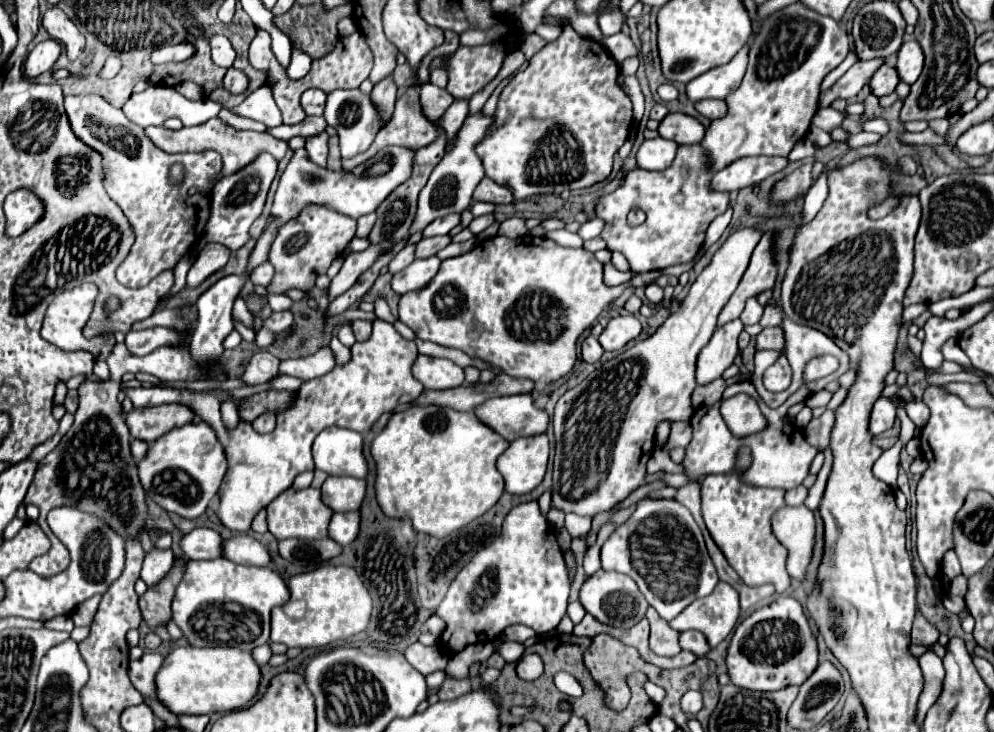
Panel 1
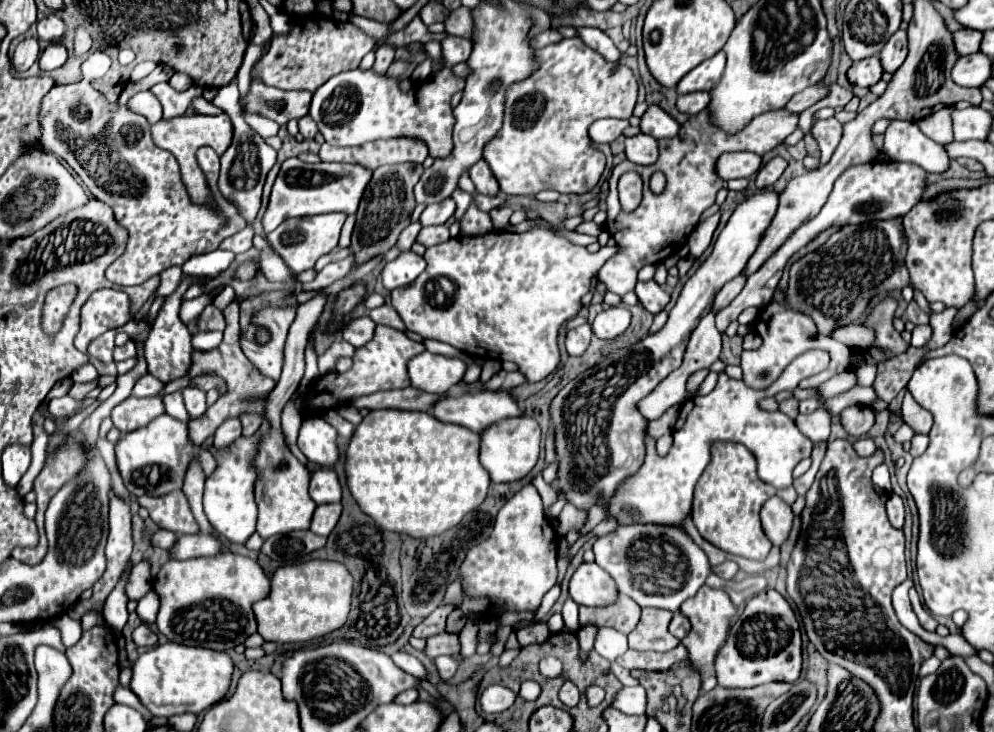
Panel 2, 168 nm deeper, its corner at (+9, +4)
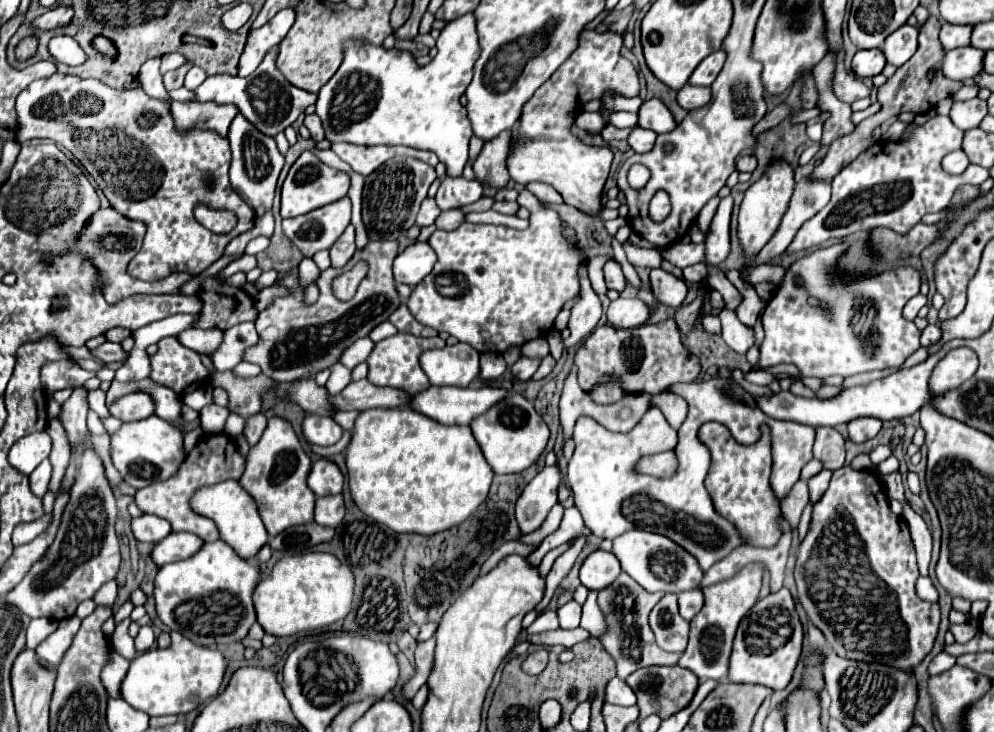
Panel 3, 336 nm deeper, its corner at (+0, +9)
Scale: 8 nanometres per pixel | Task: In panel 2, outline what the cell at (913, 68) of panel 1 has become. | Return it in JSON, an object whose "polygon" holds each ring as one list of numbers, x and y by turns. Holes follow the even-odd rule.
{"polygon":[[898,30,882,48,880,52,880,60,882,60,882,68,890,74,894,74,902,62,908,56,908,36,904,30]]}

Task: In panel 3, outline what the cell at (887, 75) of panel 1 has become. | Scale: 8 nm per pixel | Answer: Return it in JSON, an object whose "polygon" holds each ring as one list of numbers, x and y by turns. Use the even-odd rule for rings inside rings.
{"polygon":[[863,49,853,57,853,71,857,77,875,77,885,67,885,55,881,49]]}

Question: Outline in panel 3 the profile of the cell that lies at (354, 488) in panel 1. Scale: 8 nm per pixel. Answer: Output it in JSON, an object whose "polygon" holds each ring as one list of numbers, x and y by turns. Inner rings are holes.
{"polygon":[[319,459,311,467,311,473,307,477,307,485,317,497,339,495,343,489,343,475,333,461]]}

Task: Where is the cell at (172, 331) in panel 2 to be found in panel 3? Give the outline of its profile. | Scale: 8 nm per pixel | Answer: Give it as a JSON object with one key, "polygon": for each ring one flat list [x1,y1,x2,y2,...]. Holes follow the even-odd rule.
{"polygon":[[175,337,159,341,159,351,151,355,151,375,155,383,171,387,175,393,185,395,207,385,209,371,201,363,199,353,183,347]]}

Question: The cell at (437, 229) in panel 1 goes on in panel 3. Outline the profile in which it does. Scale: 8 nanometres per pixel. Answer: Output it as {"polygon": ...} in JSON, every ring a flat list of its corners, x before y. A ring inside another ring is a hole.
{"polygon":[[463,175,459,177,445,177,441,181,441,187,435,195,435,201,439,205,441,211,447,209,457,209,463,205,471,205,475,201,479,201,483,195,483,187,479,181,475,179,465,179]]}

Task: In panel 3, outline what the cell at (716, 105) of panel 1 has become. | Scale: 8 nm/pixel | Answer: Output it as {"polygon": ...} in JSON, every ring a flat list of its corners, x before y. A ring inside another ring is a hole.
{"polygon":[[685,85,679,93,677,93,677,103,691,111,691,109,699,109,703,105,707,105,711,101,711,87,695,87,695,85]]}

